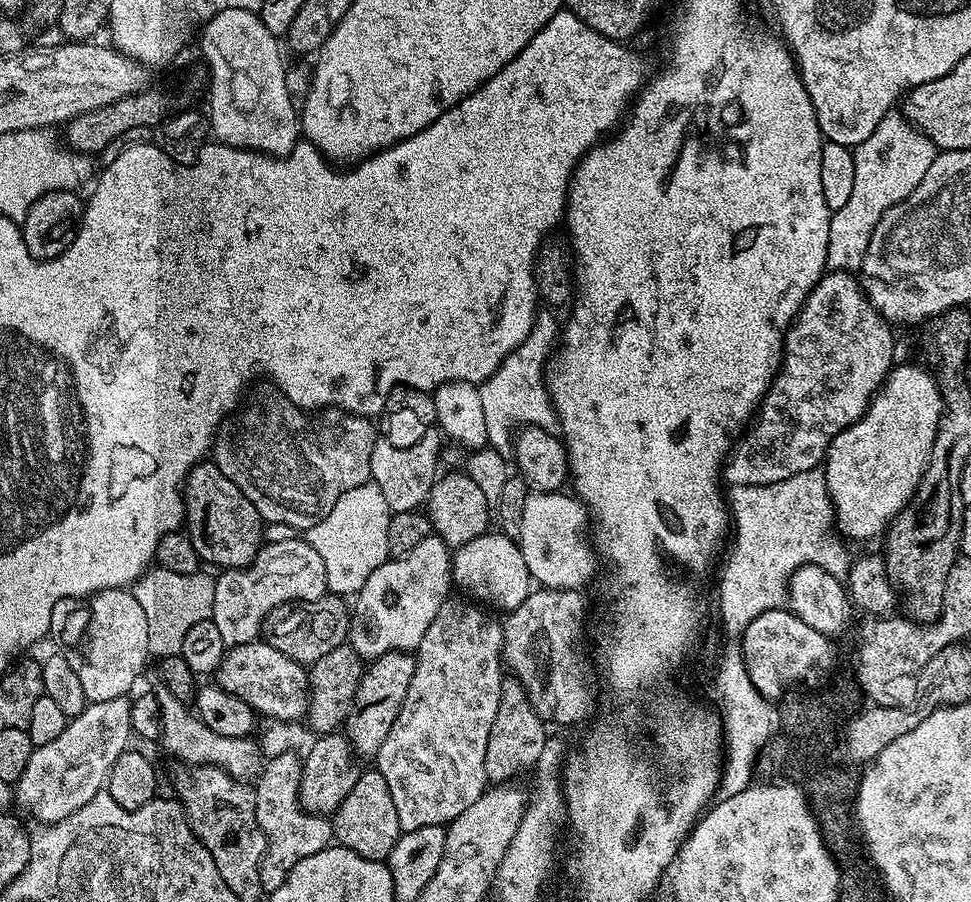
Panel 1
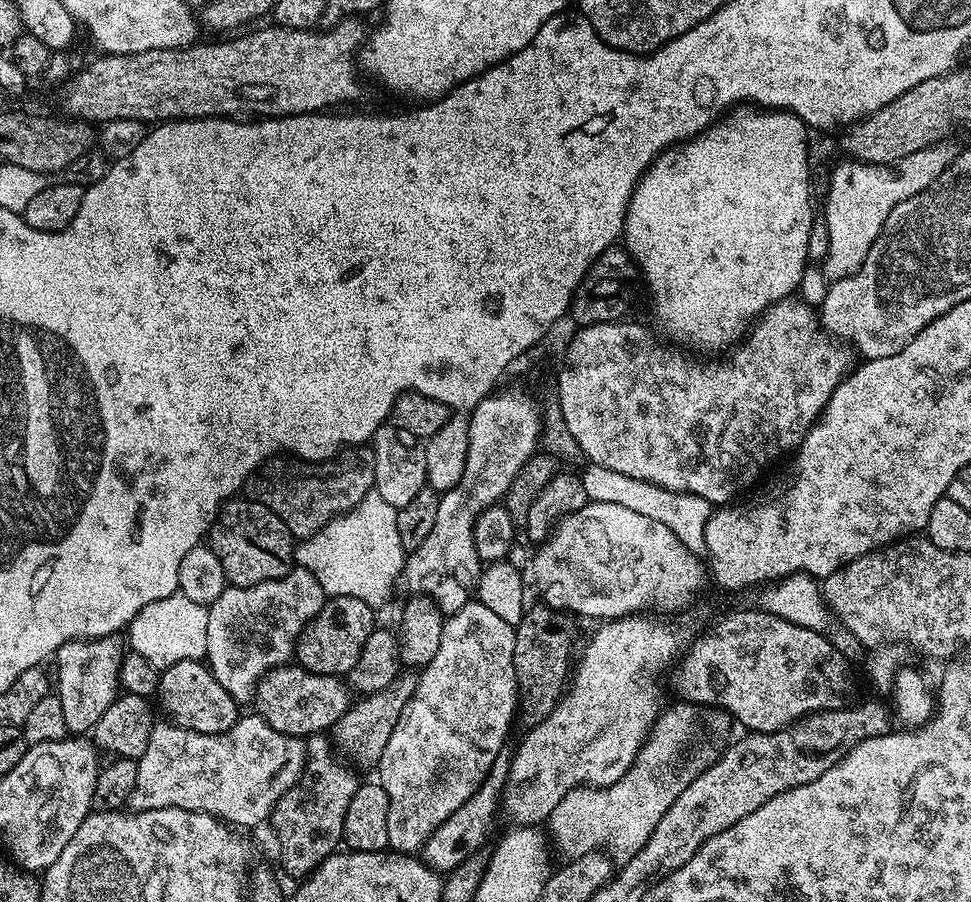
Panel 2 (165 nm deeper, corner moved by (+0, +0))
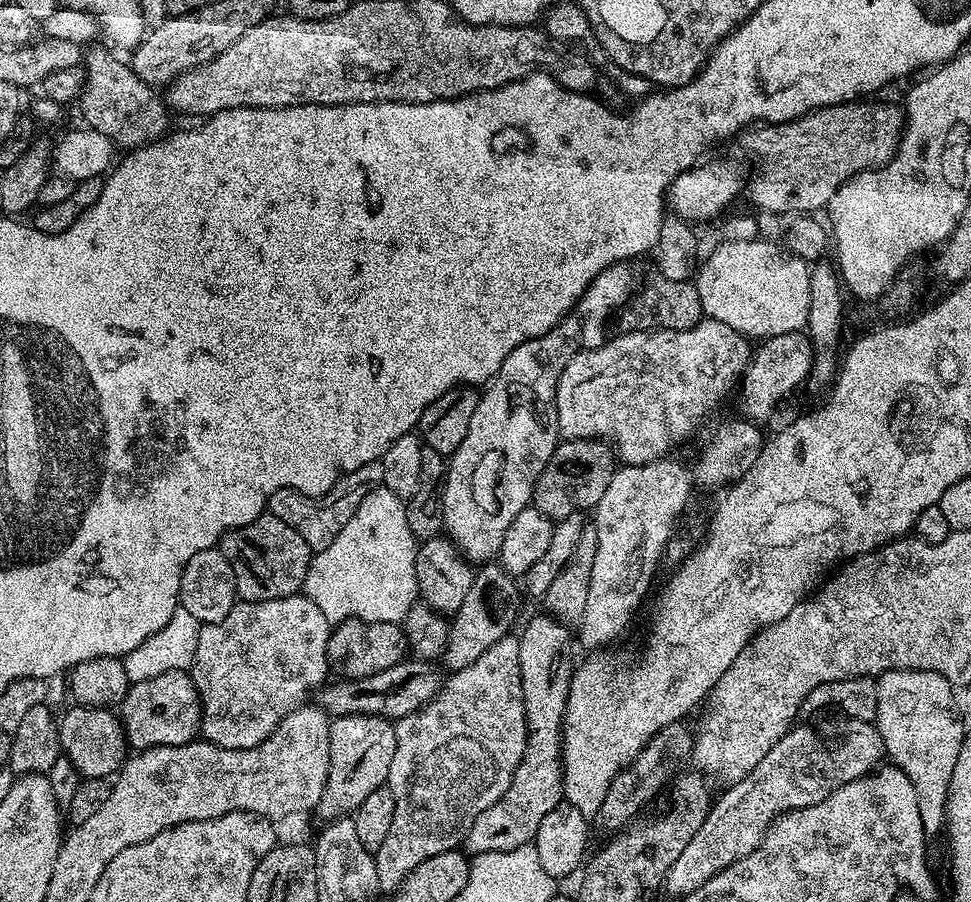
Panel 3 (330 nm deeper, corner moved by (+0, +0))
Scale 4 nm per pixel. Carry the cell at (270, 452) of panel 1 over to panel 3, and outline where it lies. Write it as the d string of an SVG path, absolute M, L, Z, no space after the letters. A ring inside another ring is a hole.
M377 459L369 464L361 464L359 470L351 472L349 476L343 476L339 484L334 485L324 496L304 496L294 488L278 490L273 496L268 497L267 511L282 518L282 522L294 526L294 530L298 530L298 534L306 538L313 553L318 553L326 550L326 546L330 546L330 542L338 538L340 531L350 522L354 510L358 510L362 498L366 498L370 490L381 487L383 483L382 466Z

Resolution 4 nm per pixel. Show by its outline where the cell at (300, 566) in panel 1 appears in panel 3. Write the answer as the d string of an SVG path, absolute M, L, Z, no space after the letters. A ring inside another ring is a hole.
M303 594L262 602L238 602L217 624L206 624L198 634L198 650L190 675L200 695L199 735L223 748L253 748L295 708L301 707L313 690L329 679L328 634L330 622L312 599Z

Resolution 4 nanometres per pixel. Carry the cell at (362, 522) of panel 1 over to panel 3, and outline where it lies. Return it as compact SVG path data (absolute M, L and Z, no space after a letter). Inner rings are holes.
M383 486L370 490L370 494L366 494L366 498L362 498L362 502L358 506L358 510L354 510L354 514L350 518L350 522L338 534L338 538L334 538L334 542L330 542L330 546L326 546L326 550L315 553L308 567L308 573L304 579L303 595L312 599L314 606L318 606L318 610L322 610L322 614L326 614L329 622L339 622L341 620L365 620L366 622L390 622L391 624L400 624L407 617L407 611L410 610L412 604L417 603L418 593L416 590L416 549L418 541L416 535L410 530L410 522L406 522L406 504L401 497L393 494L389 488Z

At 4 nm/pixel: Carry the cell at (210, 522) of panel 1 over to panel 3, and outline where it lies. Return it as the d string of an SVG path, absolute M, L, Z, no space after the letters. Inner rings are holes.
M271 514L262 515L241 528L231 528L224 533L218 547L234 570L236 595L244 602L297 595L304 587L304 579L314 555L306 538L302 538L294 526Z

